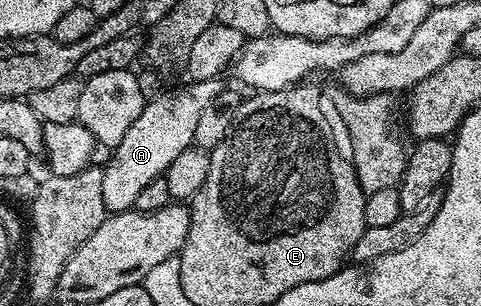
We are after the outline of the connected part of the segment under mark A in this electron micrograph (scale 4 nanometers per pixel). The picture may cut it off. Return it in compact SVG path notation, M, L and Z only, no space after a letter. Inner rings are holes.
M221 77L190 82L177 91L165 93L144 104L141 113L126 130L121 141L110 152L110 159L99 177L98 186L106 212L122 213L130 210L136 197L147 184L156 182L166 174L174 158L188 150L194 142L197 120L201 109L226 92L227 87Z

